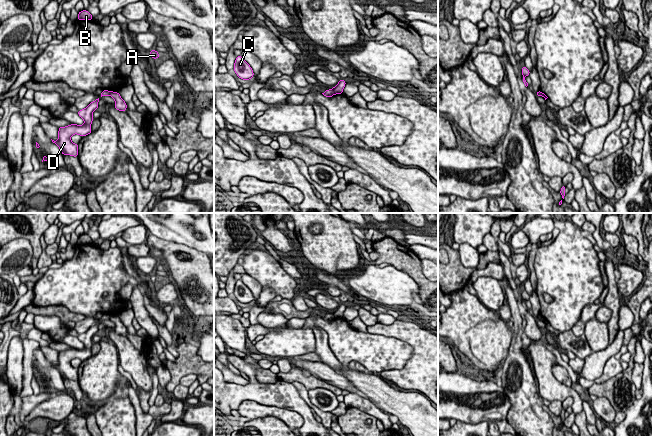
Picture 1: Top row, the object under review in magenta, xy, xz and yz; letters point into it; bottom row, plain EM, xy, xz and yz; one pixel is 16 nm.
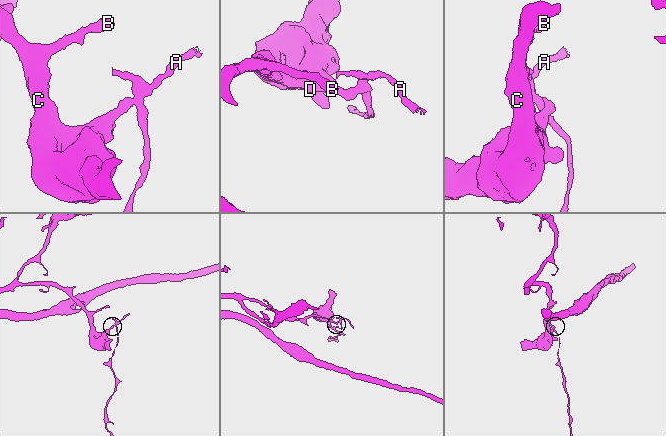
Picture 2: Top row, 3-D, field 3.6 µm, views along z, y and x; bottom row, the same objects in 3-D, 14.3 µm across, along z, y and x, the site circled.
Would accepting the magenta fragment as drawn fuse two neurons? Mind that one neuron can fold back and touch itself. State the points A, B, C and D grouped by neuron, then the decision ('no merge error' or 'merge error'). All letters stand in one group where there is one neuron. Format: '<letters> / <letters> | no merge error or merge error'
A / B C D | merge error

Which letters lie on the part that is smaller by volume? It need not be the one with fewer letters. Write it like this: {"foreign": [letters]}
{"foreign": ["A"]}

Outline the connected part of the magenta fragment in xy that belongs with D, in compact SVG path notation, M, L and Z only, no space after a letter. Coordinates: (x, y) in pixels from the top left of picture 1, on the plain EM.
M103 314L100 320L93 326L91 326L85 333L79 334L78 339L84 344L83 349L71 348L65 351L59 351L58 364L52 366L56 368L62 376L62 379L70 379L78 381L78 368L74 368L71 365L71 360L78 358L80 360L86 360L92 356L91 347L93 345L92 337L97 334L98 326L101 321L110 319L110 315Z

